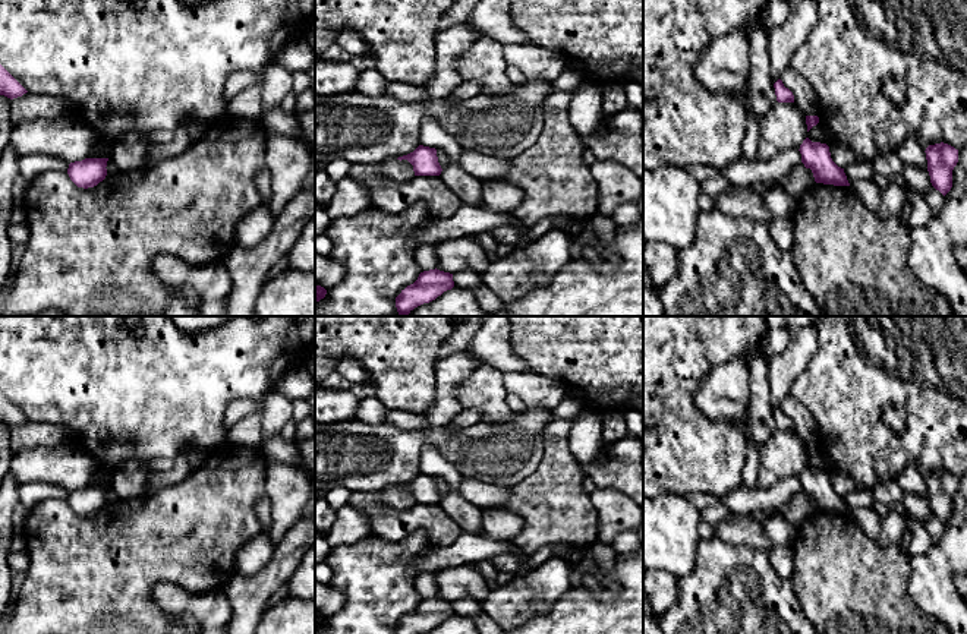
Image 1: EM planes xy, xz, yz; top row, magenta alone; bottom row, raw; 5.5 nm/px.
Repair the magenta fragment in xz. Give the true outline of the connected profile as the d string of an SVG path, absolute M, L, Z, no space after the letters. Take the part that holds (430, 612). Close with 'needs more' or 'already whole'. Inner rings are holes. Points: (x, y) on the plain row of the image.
M429 597L419 602L418 608L407 614L396 625L396 634L420 634L441 624L454 615L453 602L440 597Z | already whole

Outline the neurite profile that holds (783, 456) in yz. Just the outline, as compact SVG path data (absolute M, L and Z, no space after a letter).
M775 430L759 448L757 488L769 489L777 483L800 477L807 466L804 441L796 430Z

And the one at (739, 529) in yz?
M731 512L728 518L716 526L716 534L733 545L747 545L762 551L769 551L774 546L763 529L763 523L747 514Z

